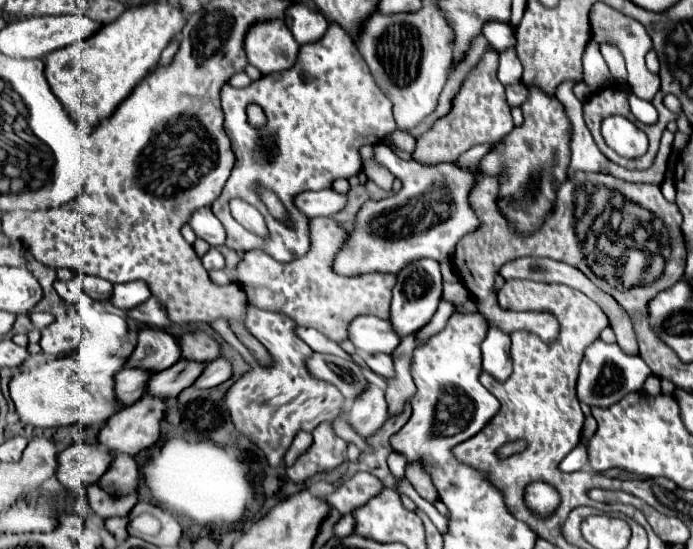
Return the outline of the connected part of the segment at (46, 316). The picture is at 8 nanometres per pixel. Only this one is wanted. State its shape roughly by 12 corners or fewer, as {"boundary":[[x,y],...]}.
{"boundary":[[31,312],[37,330],[49,326],[55,316],[49,312]]}

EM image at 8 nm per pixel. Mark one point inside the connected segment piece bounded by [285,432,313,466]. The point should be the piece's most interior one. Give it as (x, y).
(303, 440)

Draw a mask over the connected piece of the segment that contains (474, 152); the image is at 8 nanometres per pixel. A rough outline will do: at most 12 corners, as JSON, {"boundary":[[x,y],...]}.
{"boundary":[[489,144],[467,150],[457,164],[461,168],[477,166],[481,156],[493,150]]}

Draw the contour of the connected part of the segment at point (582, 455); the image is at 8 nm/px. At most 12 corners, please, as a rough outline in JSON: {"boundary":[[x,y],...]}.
{"boundary":[[579,444],[565,460],[561,472],[575,472],[587,466],[587,450]]}

